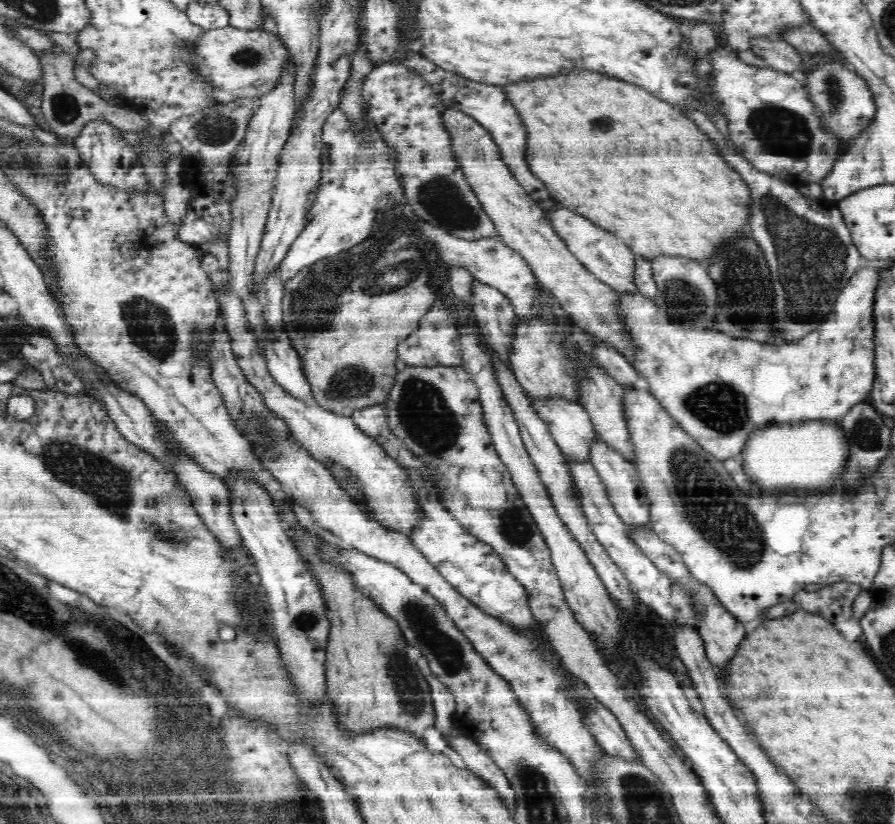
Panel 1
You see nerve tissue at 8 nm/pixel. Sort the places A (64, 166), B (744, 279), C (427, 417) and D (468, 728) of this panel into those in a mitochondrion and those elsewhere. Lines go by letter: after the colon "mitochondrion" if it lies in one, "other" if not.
A: other
B: mitochondrion
C: mitochondrion
D: other

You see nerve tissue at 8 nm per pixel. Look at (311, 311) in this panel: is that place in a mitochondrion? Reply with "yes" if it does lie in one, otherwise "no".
yes

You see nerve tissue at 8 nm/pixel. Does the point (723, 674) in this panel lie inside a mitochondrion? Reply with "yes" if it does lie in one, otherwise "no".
no

